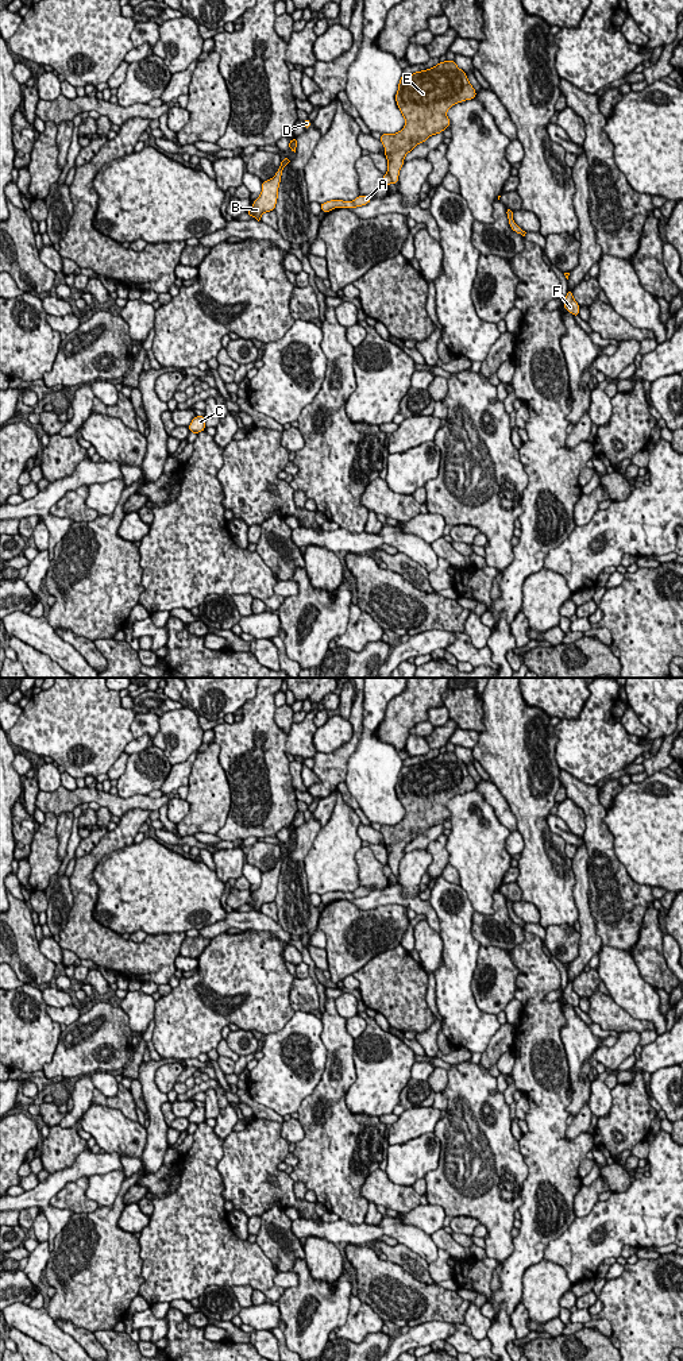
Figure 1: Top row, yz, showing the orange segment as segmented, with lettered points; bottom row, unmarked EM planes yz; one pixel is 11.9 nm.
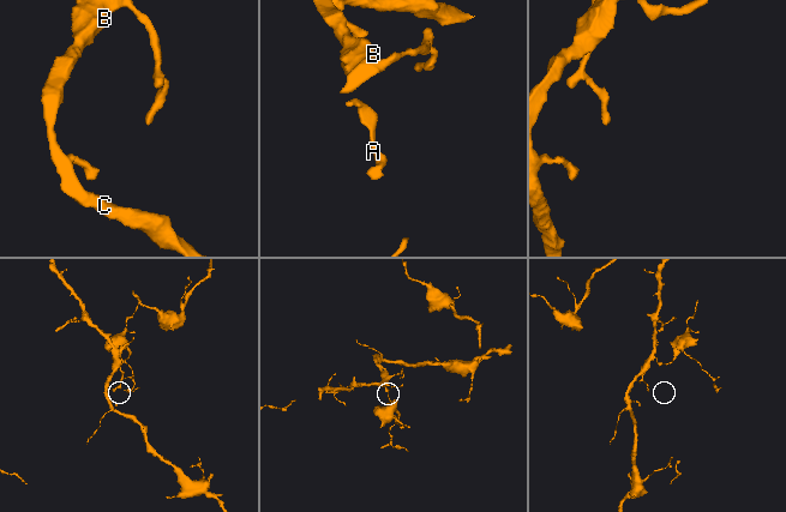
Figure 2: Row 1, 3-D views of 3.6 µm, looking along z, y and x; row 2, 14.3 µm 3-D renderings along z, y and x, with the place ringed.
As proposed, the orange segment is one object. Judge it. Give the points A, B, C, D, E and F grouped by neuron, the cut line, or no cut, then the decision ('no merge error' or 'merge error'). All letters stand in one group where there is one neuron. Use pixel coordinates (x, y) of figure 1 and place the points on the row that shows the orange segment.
A B C D / E F | yz (388, 172), (392, 181) | merge error

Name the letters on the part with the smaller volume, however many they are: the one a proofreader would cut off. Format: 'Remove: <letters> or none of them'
Remove: E, F

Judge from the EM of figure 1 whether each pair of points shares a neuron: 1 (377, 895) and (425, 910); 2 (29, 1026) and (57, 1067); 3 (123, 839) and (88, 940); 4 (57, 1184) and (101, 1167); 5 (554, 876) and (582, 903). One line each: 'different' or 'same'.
1: same
2: different
3: same
4: same
5: different

